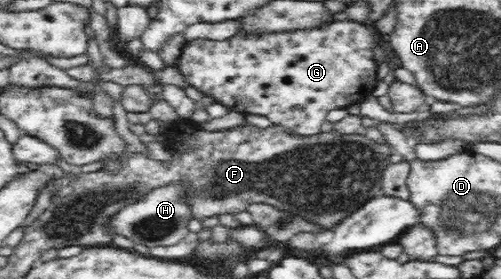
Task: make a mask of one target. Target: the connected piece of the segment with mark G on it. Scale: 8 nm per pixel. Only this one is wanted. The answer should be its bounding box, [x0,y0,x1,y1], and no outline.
[176,21,383,137]

